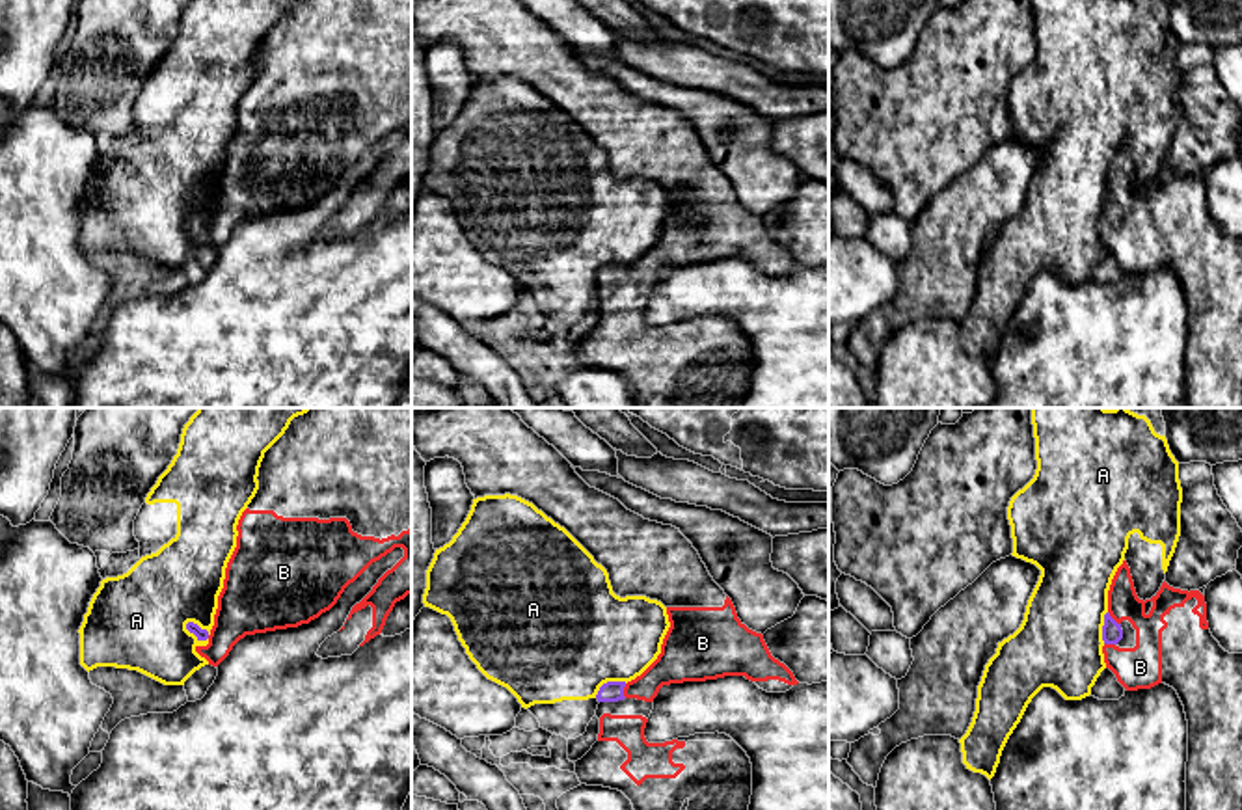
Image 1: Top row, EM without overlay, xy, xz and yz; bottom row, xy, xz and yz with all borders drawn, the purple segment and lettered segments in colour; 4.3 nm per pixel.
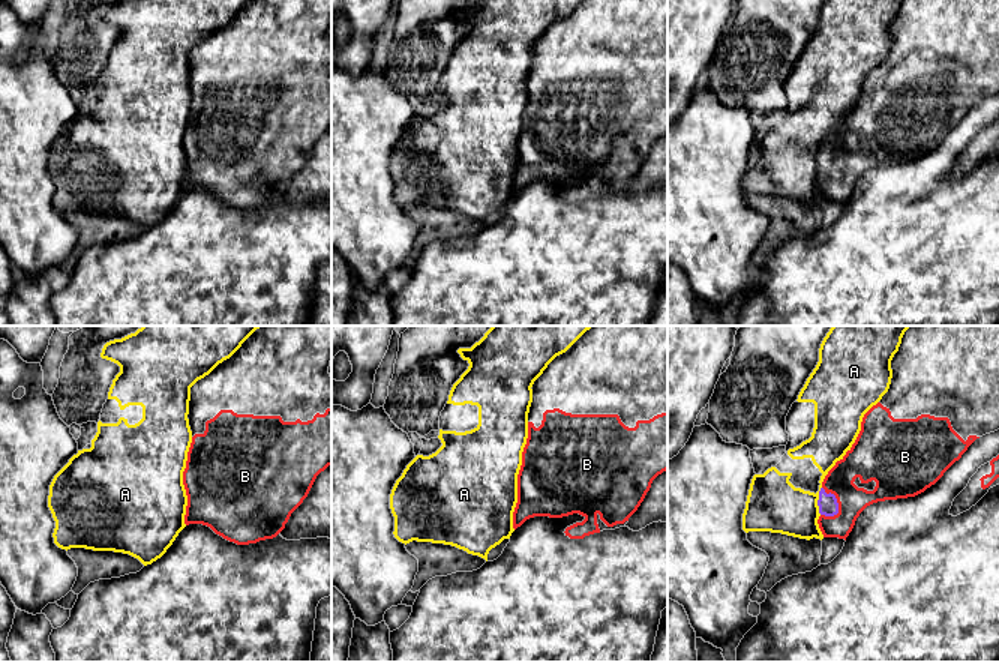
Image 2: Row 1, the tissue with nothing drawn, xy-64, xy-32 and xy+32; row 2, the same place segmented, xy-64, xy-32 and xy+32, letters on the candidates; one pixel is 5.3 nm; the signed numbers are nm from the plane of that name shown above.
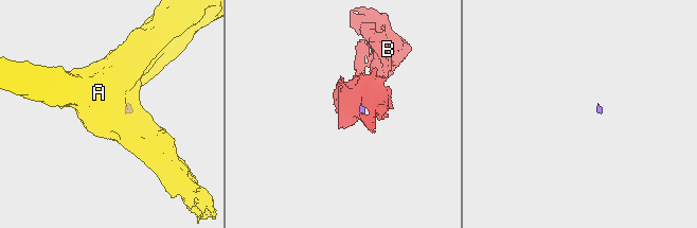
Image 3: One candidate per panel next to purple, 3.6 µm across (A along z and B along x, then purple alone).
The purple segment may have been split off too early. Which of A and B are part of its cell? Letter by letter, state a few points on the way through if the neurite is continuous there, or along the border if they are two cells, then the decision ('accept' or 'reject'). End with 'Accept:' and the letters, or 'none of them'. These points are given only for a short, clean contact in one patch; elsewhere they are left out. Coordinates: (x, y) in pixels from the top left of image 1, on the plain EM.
A: along xy (185, 207), (200, 222), (207, 222) | reject
B: across xz (611, 274), (622, 274), (645, 270), (673, 248) | accept
Accept: B

